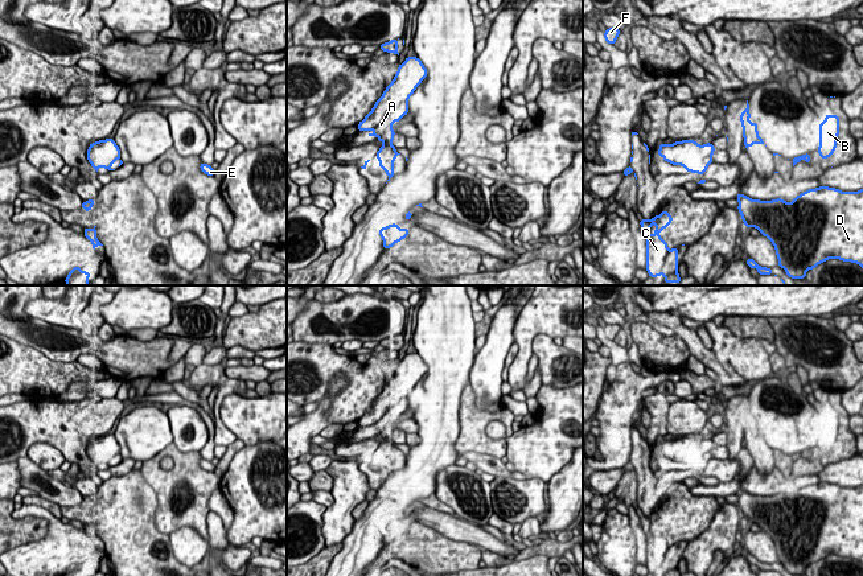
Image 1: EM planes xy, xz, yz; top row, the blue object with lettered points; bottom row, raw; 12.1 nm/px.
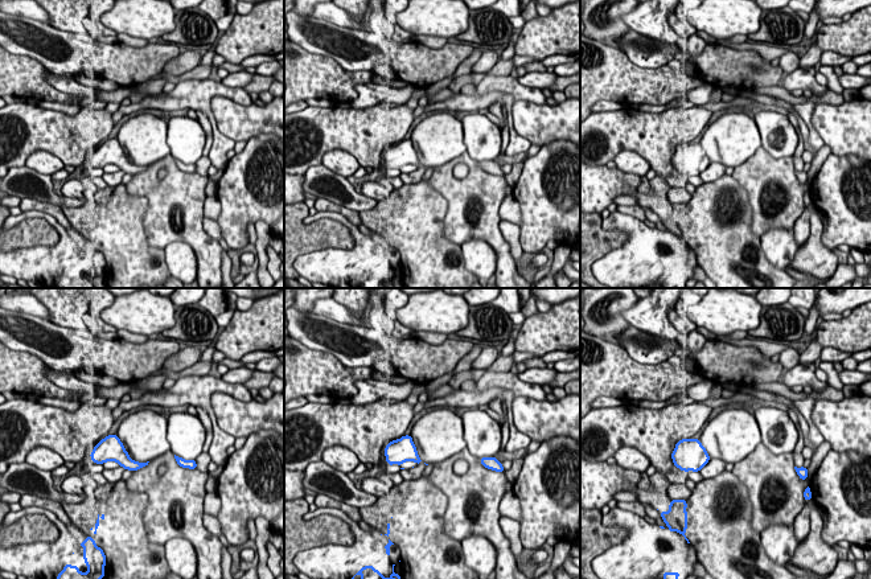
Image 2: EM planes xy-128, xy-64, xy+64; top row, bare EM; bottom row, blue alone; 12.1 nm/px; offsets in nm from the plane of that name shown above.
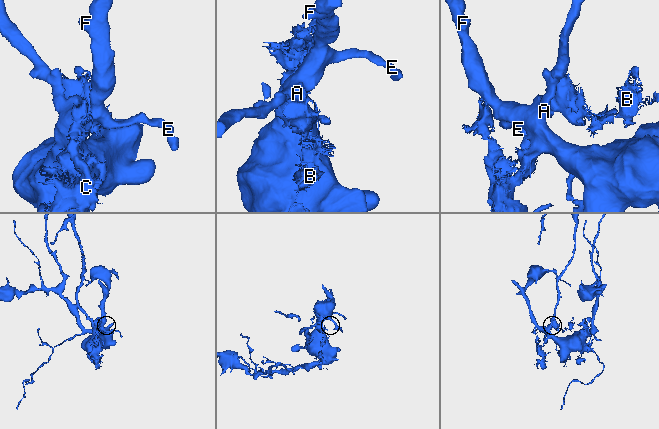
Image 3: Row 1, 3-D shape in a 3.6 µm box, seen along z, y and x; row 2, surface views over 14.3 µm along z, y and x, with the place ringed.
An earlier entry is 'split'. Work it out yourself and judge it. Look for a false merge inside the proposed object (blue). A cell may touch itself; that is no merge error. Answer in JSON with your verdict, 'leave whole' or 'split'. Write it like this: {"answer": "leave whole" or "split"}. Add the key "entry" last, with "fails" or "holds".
{"answer": "leave whole", "entry": "fails"}

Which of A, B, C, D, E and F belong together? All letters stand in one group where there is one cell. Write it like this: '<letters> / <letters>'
A B C D E F

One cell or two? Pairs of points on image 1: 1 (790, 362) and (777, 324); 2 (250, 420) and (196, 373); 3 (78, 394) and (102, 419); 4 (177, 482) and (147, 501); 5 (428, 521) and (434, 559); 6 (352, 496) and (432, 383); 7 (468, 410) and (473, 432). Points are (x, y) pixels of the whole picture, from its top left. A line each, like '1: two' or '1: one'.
1: one
2: two
3: two
4: two
5: two
6: two
7: one

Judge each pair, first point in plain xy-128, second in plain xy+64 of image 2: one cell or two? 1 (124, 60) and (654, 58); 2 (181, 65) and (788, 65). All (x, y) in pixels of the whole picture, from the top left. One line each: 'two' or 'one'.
1: one
2: one

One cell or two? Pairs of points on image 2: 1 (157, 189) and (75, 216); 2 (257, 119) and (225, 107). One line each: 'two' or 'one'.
1: two
2: one

